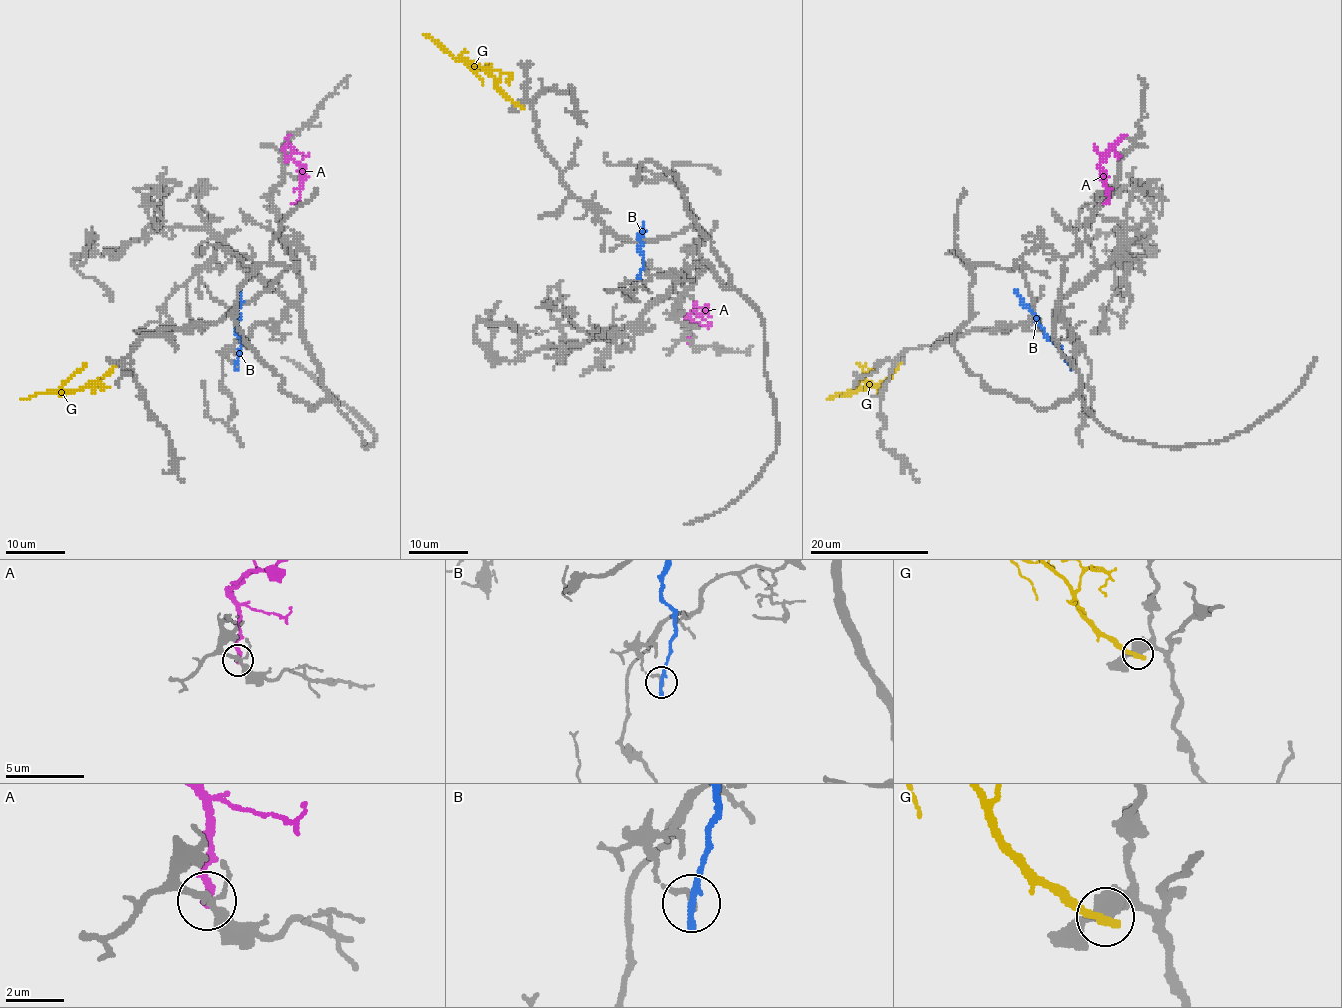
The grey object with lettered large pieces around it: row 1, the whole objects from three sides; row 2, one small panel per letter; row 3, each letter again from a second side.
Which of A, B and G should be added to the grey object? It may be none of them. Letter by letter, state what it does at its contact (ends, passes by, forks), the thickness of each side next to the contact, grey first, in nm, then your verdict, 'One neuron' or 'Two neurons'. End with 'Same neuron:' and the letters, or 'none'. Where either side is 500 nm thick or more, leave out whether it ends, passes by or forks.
A: It ends there. Thickness 280 nm (grey) against 260 nm. Two neurons
B: It ends there. Thickness 170 nm (grey) against 280 nm. Two neurons
G: Thickness 500 nm (grey) against 320 nm. Two neurons
Same neuron: none

